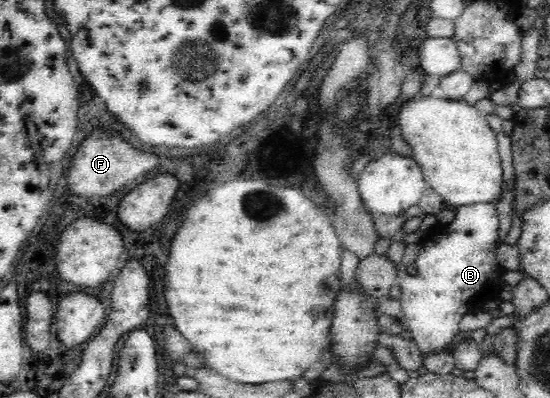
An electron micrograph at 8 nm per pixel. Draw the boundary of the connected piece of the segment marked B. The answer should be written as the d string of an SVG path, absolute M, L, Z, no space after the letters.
M494 202L473 203L454 209L455 217L451 223L439 224L436 230L428 233L421 242L421 251L413 261L414 270L397 264L395 284L401 287L400 303L407 320L406 329L411 333L422 356L439 351L450 351L455 336L460 331L459 322L469 313L469 306L478 303L486 308L499 301L499 289L503 285L496 250L499 245L500 221Z

